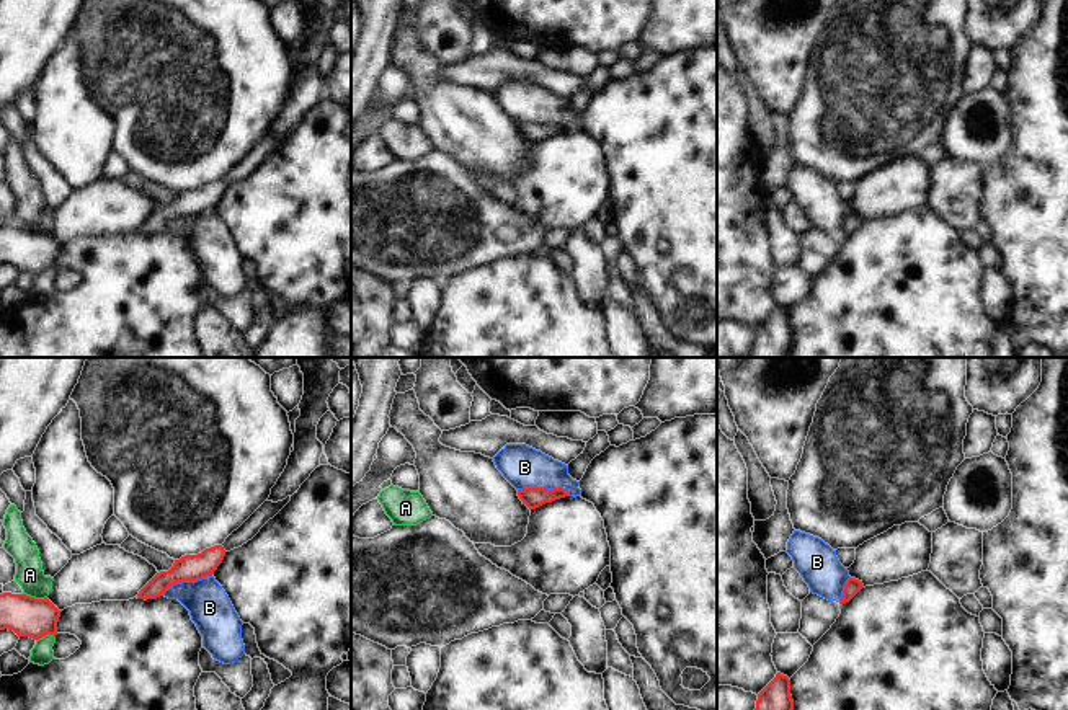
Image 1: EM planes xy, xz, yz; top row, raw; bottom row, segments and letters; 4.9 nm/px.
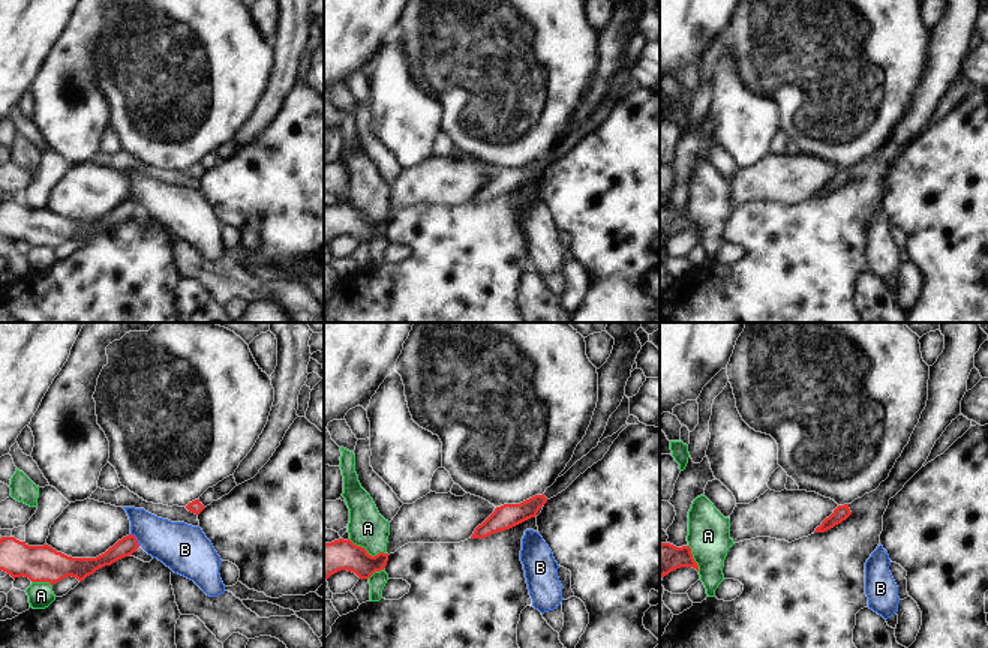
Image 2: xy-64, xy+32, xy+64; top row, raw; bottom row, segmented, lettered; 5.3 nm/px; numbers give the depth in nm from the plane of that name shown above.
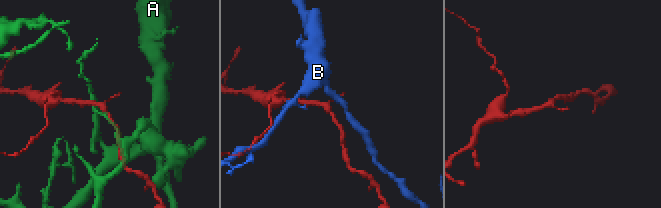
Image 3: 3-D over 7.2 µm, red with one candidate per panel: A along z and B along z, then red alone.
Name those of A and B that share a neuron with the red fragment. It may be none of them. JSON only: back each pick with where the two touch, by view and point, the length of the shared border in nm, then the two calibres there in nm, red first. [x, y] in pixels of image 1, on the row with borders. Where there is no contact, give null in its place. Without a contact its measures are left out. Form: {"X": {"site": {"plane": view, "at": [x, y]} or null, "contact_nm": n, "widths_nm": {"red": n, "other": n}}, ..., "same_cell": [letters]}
{"same_cell": []}

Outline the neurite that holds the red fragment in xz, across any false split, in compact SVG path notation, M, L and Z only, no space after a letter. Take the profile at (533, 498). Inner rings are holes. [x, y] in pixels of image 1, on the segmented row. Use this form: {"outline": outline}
{"outline": "M523 488L518 490L518 496L529 509L536 509L545 503L552 503L555 499L570 496L567 490L563 488Z"}

